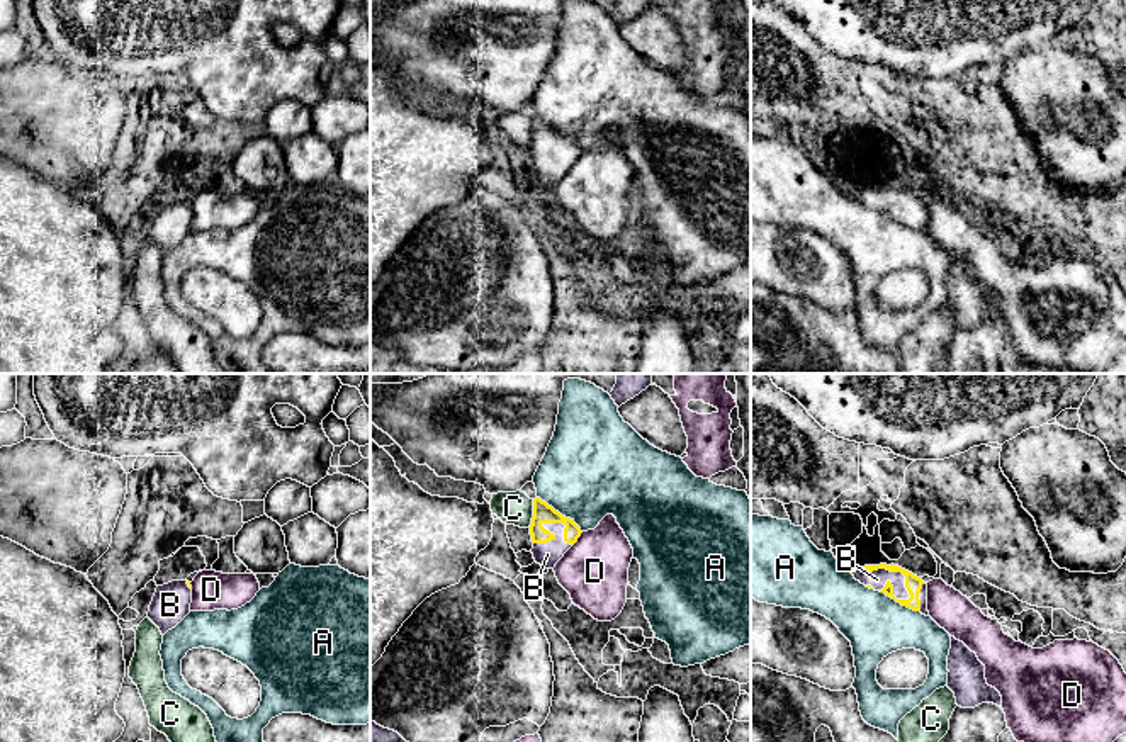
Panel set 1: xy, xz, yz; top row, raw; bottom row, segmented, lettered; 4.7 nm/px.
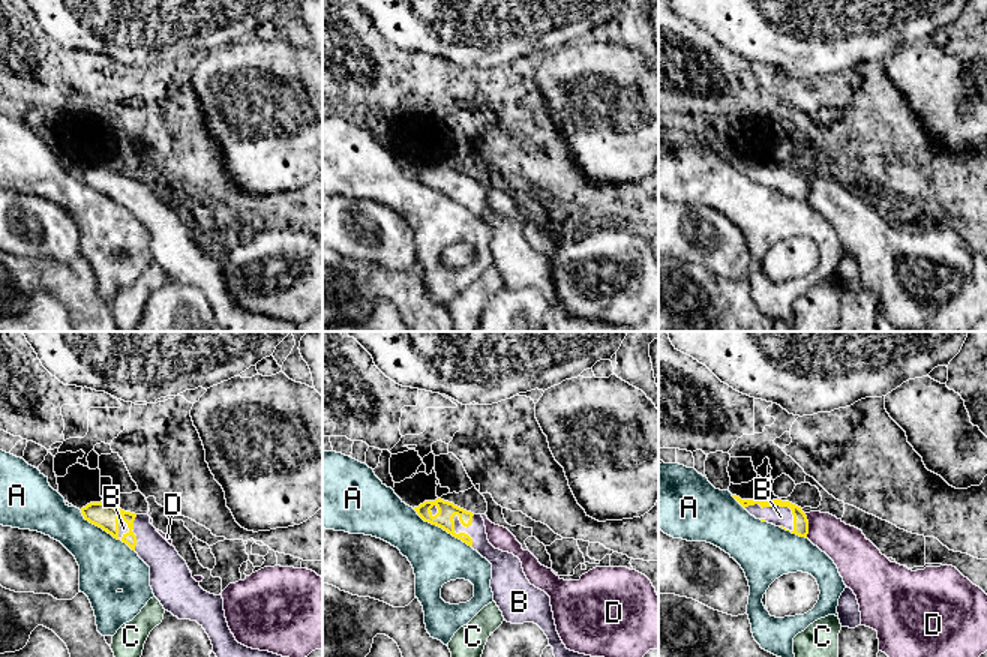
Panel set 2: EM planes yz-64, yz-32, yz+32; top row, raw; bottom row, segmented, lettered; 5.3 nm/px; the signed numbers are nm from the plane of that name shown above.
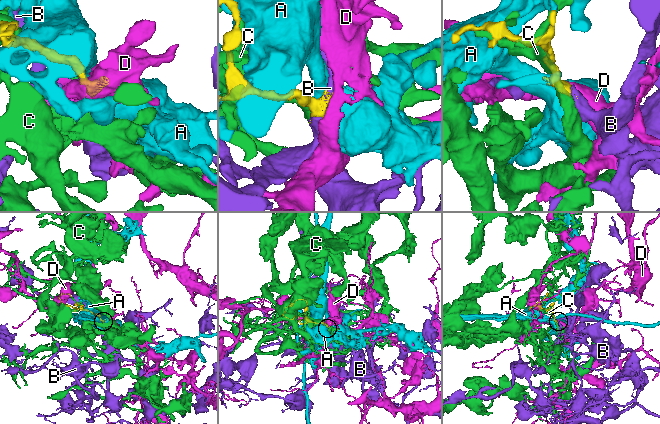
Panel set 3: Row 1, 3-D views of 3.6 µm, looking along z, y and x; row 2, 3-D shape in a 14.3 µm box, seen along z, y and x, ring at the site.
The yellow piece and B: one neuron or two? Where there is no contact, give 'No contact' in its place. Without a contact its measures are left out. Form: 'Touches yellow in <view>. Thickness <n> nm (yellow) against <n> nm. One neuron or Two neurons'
Touches yellow in yz. Thickness 80 nm (yellow) against 90 nm. One neuron

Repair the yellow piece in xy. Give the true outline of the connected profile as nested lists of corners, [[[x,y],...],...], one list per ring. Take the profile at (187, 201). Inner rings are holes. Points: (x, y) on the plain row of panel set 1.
[[[172,200],[156,207],[156,212],[149,224],[148,238],[160,248],[161,255],[165,255],[190,233],[190,222],[190,202]]]

